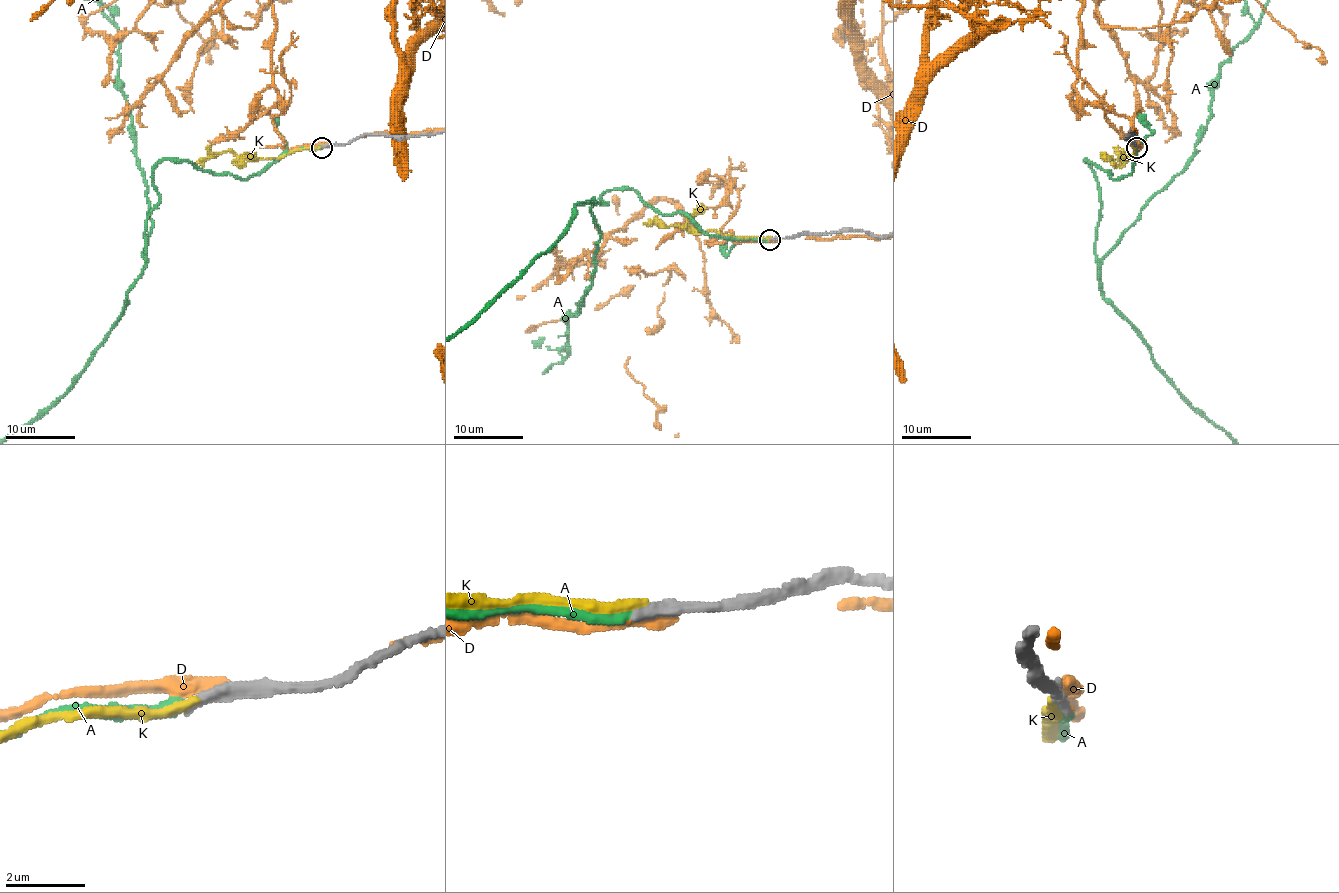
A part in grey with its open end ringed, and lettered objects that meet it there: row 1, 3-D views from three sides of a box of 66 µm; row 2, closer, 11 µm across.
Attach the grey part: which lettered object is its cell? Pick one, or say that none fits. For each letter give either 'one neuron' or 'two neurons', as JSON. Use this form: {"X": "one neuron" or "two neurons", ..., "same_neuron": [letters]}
{"A": "one neuron", "D": "two neurons", "K": "two neurons", "same_neuron": ["A"]}

